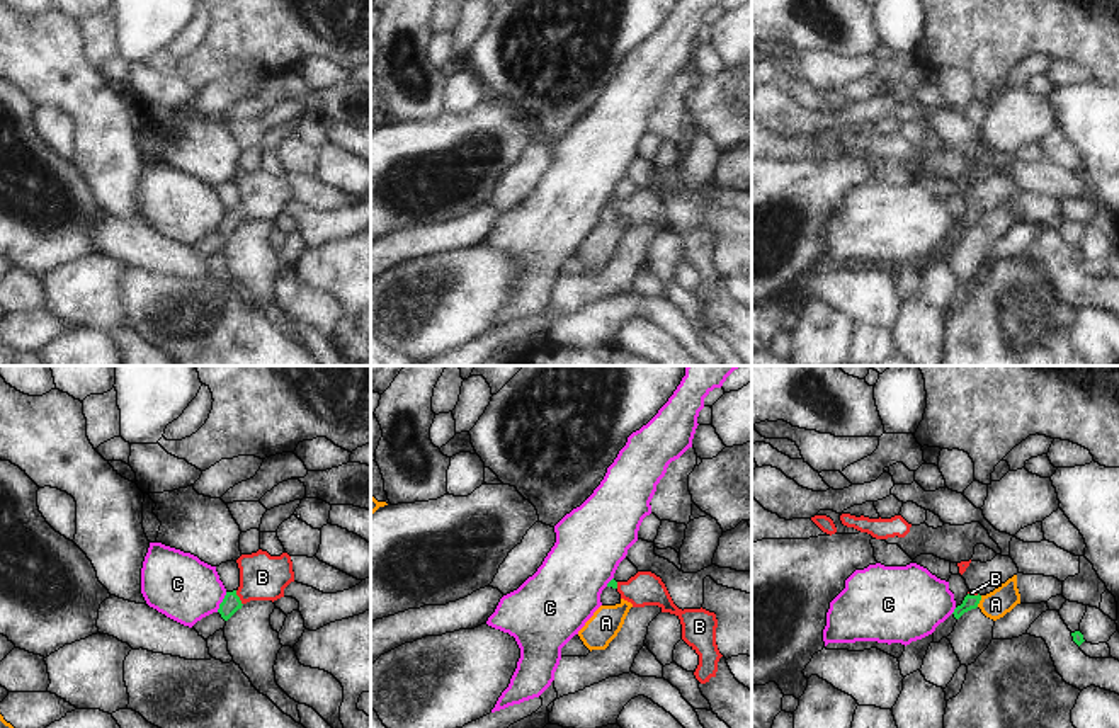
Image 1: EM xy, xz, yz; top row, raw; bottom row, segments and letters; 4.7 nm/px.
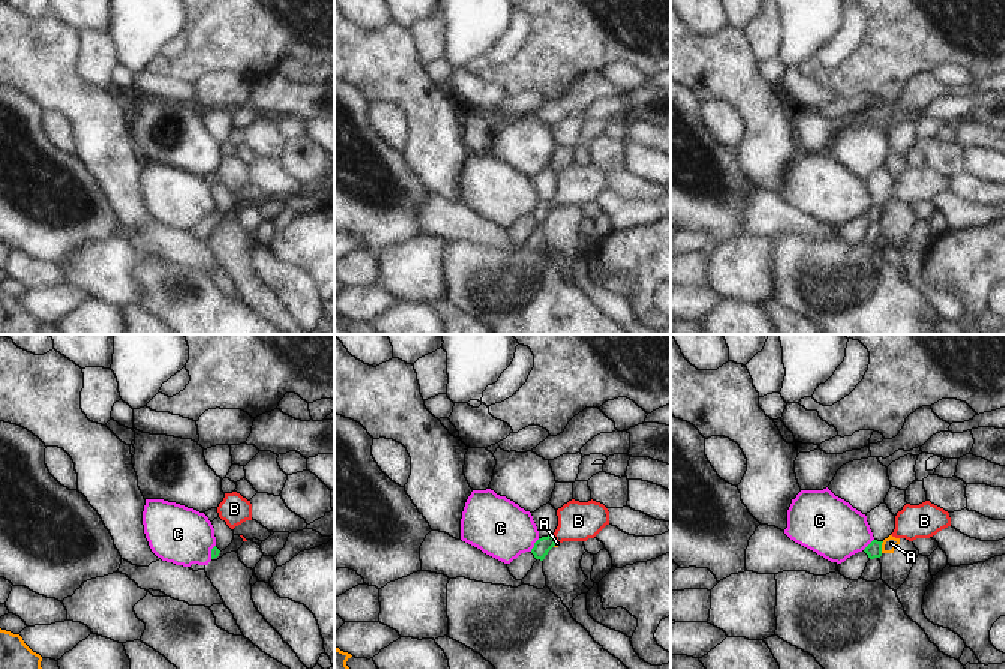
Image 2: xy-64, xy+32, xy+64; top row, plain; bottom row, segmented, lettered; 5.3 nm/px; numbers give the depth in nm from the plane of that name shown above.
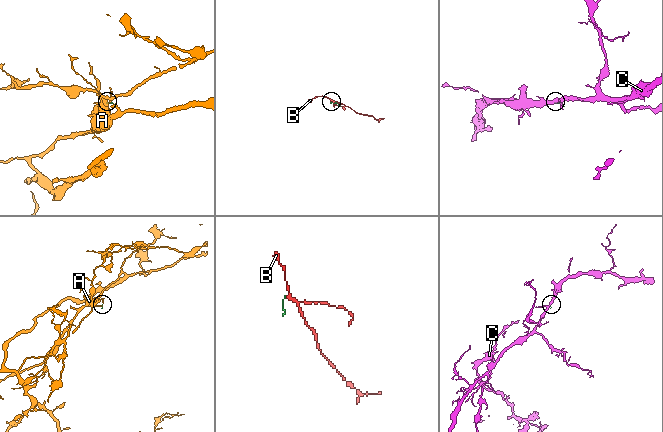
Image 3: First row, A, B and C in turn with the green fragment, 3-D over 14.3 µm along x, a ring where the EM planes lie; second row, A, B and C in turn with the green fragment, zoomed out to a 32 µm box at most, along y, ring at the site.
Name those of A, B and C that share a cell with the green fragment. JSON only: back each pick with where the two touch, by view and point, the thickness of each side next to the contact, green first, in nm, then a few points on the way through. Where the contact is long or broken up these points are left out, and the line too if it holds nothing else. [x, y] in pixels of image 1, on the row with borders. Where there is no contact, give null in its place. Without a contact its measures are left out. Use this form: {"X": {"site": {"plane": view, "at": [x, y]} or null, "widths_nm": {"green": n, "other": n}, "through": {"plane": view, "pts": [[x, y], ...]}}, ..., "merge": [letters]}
{"B": {"site": {"plane": "xy", "at": [238, 597]}, "widths_nm": {"green": 90, "other": 220}, "through": {"plane": "xy", "pts": [[232, 602], [238, 597], [262, 577]]}}, "merge": ["B"]}

